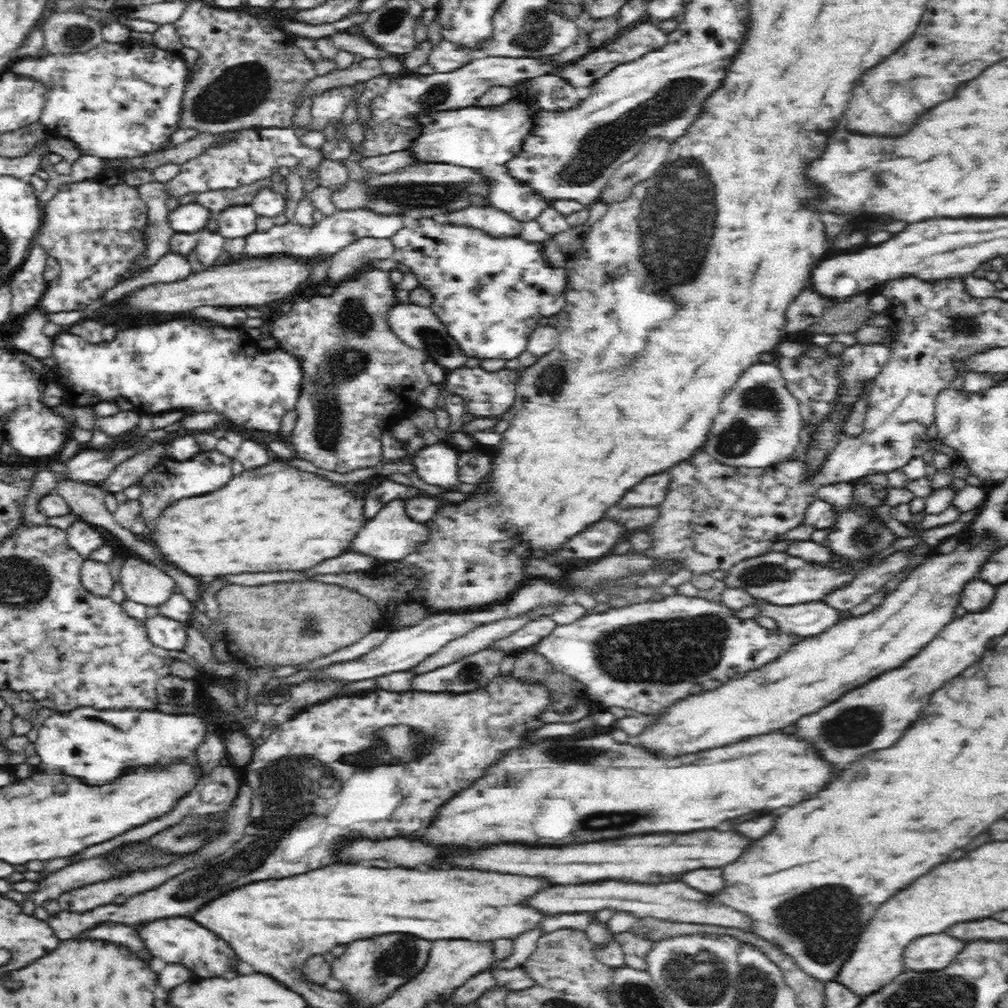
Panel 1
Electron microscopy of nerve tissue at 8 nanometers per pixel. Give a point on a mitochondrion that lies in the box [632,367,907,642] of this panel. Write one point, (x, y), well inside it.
(736, 440)

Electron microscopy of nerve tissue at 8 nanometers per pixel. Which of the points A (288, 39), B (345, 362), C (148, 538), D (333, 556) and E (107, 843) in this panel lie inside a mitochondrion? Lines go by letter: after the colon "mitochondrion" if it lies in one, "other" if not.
A: other
B: mitochondrion
C: other
D: other
E: other

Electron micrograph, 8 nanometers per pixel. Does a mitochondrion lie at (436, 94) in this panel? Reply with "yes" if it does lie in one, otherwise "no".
yes

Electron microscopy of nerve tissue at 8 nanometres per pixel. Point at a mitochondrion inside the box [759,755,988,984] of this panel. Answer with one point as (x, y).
(824, 920)

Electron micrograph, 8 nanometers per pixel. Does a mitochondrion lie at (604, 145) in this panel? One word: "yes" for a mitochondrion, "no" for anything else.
yes

